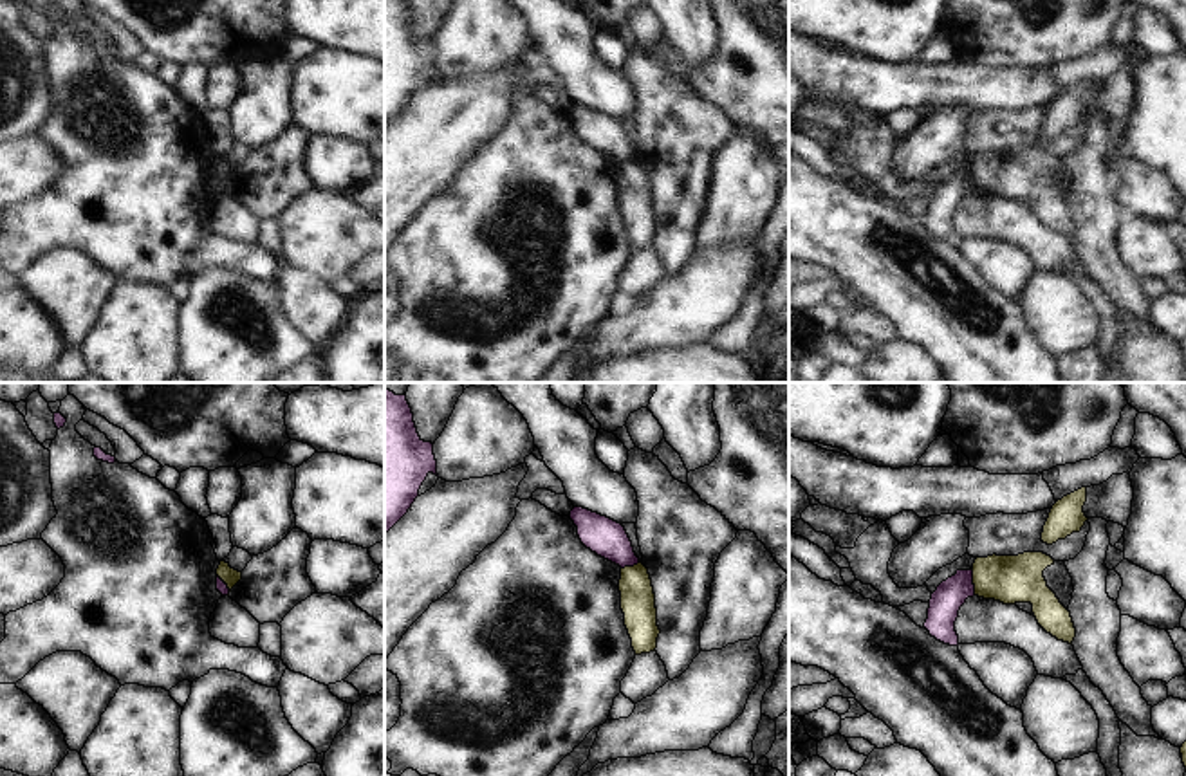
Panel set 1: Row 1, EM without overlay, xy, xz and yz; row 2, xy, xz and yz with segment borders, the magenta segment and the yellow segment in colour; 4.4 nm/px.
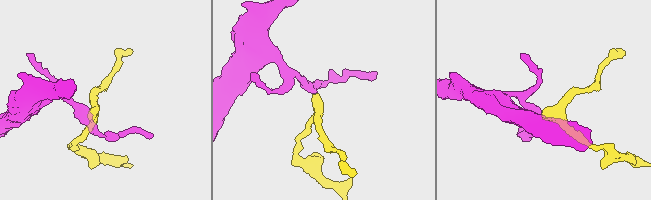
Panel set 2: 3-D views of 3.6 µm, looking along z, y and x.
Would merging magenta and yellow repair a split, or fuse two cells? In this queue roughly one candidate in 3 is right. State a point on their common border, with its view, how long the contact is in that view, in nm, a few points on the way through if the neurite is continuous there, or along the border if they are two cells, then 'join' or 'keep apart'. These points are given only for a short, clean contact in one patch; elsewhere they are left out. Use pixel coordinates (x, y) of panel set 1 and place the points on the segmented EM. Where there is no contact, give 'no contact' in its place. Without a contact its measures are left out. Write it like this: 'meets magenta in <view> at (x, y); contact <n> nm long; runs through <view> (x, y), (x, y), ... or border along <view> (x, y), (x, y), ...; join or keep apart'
meets magenta in yz at (972, 582); contact 120 nm long; border along yz (970, 569), (975, 594); keep apart

